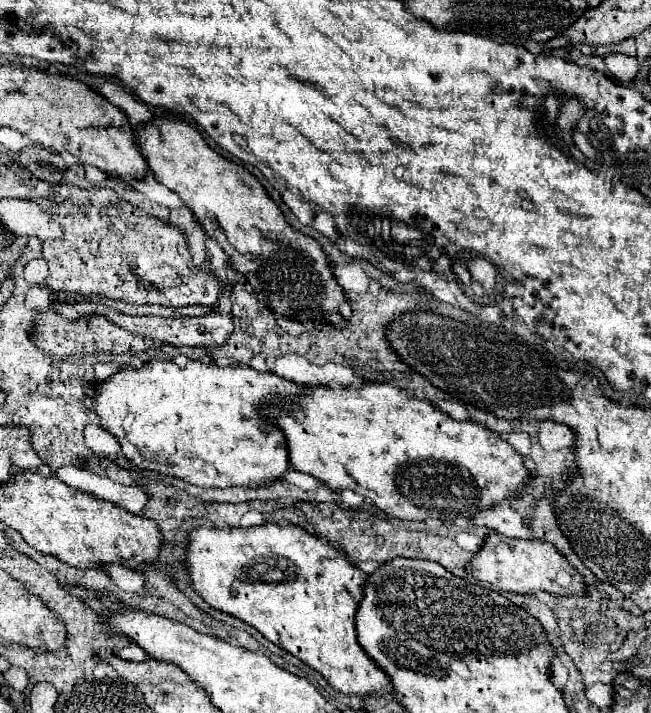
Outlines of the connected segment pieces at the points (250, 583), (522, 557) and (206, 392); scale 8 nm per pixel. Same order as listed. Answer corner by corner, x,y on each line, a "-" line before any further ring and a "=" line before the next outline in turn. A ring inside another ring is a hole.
260,524
252,528
196,526
188,534
184,558
188,582
192,590
204,598
204,602
208,602
214,610
226,612
256,628
266,640
320,672
334,690
348,696
364,696
378,690
392,694
390,678
366,656
356,640
354,614
362,600
366,574
344,558
340,550
328,546
326,540
318,540
292,524
=
492,532
486,536
482,548
472,556
472,562
468,562
466,570
476,580
492,584
496,590
508,590
516,594
532,594
542,590
564,596
584,592
584,578
564,560
566,558
554,550
550,542
518,540
=
154,360
154,362
144,364
138,370
134,370
134,368
122,368
120,372
112,374
108,380
102,380
96,386
96,392
92,394
92,400
94,400
92,412
98,416
98,426
104,428
106,432
110,432
118,440
118,444
122,446
122,454
136,468
144,468
144,470
154,470
154,472
160,472
160,474
168,474
168,476
180,478
180,480
184,480
188,484
204,486
204,488
228,488
228,486
256,488
256,486
264,486
268,482
274,482
290,466
284,436
282,436
282,432
276,426
272,426
268,420
264,420
260,416
260,404
266,398
276,398
276,396
280,396
280,398
296,398
300,392
302,392
302,388
298,384
288,382
284,378
278,378
272,372
258,372
258,370
250,368
250,366
224,366
224,368
220,368
216,364
202,364
202,362
196,362
196,360
190,360
186,366
178,366
172,360
162,360
162,362
160,360

